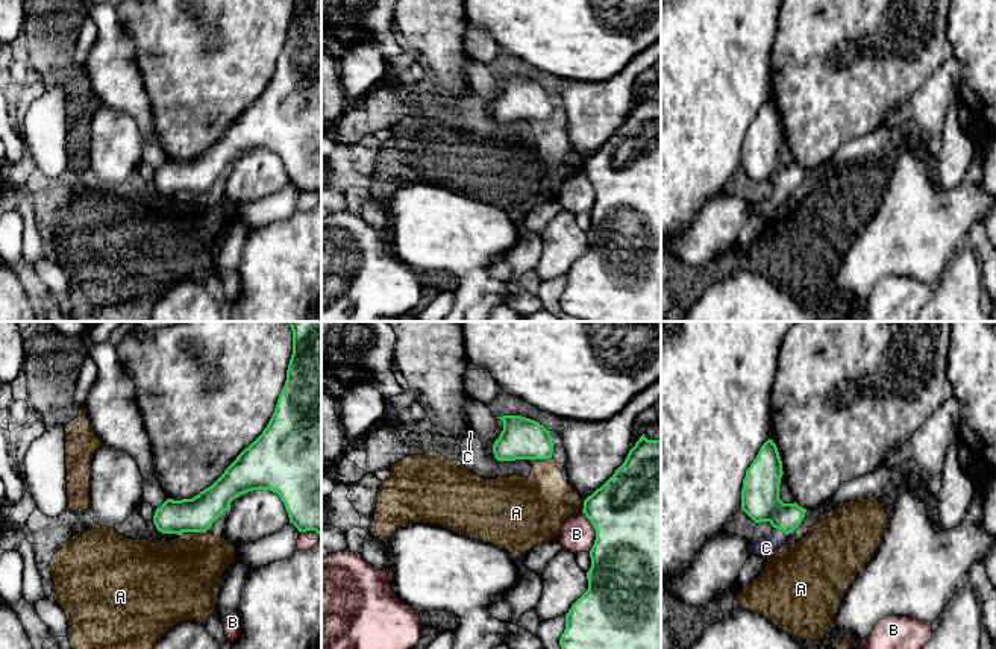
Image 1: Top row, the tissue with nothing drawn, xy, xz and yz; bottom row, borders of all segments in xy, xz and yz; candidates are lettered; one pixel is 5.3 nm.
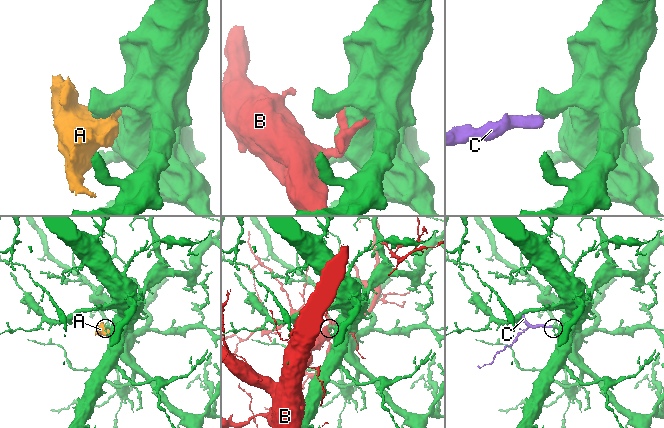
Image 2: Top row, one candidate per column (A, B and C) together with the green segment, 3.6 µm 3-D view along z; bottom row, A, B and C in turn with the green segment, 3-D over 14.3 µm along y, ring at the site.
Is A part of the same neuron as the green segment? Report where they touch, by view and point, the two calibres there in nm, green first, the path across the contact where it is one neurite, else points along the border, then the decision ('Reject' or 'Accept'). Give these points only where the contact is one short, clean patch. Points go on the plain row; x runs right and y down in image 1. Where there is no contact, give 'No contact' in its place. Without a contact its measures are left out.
Touches green at xz (584, 167). Thickness 420 nm (green) against 320 nm. Reject

